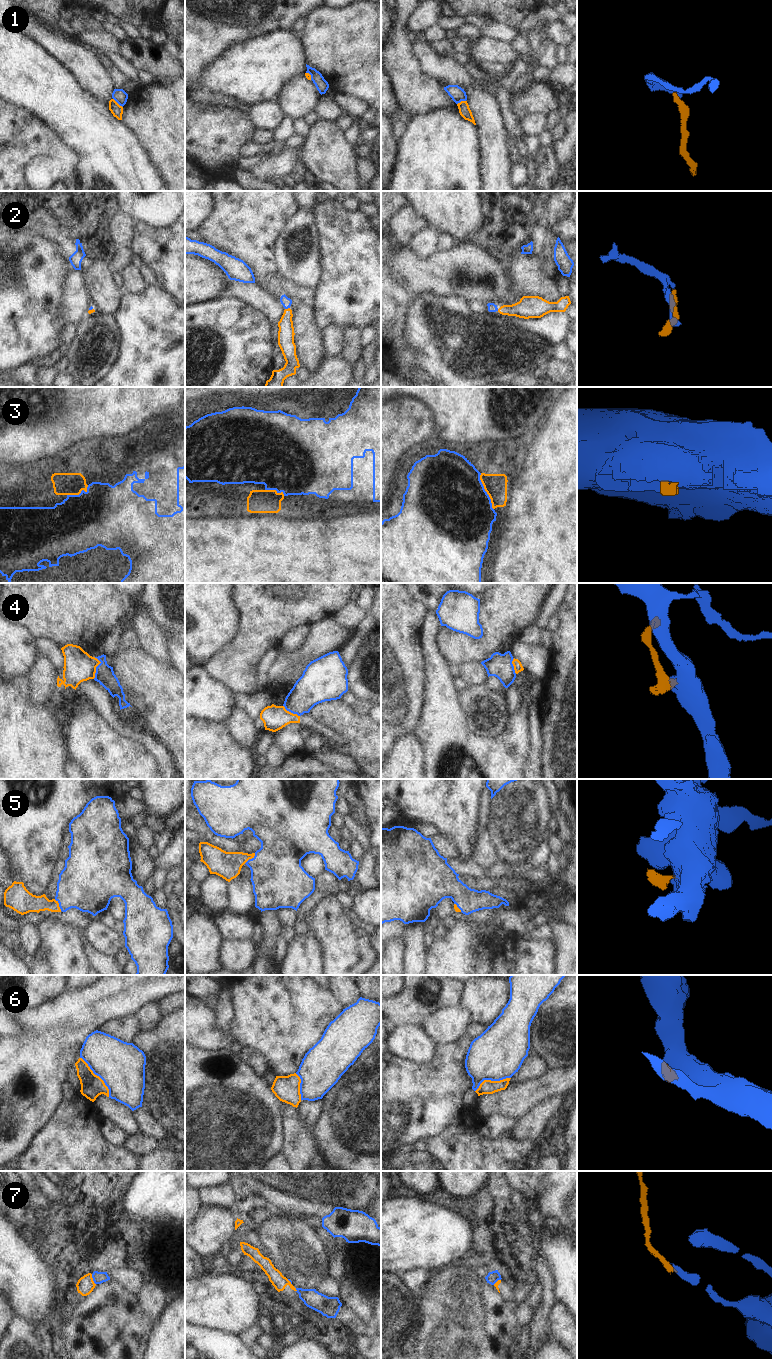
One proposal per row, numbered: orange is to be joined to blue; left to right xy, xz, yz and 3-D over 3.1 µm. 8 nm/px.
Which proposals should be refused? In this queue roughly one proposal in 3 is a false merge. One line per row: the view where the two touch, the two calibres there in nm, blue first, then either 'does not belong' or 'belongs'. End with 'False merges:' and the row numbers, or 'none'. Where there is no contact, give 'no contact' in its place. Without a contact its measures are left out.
1: contact in xy; calibres 110 and 90 nm; does not belong
2: contact in xz; calibres 80 and 130 nm; belongs
3: contact in yz; calibres 500 and 180 nm; belongs
4: contact in xy; calibres 150 and 240 nm; does not belong
5: contact in xz; calibres 420 and 220 nm; belongs
6: contact in xy; calibres 380 and 180 nm; does not belong
7: contact in xy; calibres 100 and 140 nm; does not belong
False merges: 1, 4, 6, 7

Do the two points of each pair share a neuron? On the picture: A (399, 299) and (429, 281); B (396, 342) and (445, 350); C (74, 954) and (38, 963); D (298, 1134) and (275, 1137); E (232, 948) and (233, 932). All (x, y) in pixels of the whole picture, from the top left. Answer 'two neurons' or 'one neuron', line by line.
A: two neurons
B: two neurons
C: two neurons
D: two neurons
E: two neurons

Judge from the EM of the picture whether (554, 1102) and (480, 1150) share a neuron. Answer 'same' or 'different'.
different

